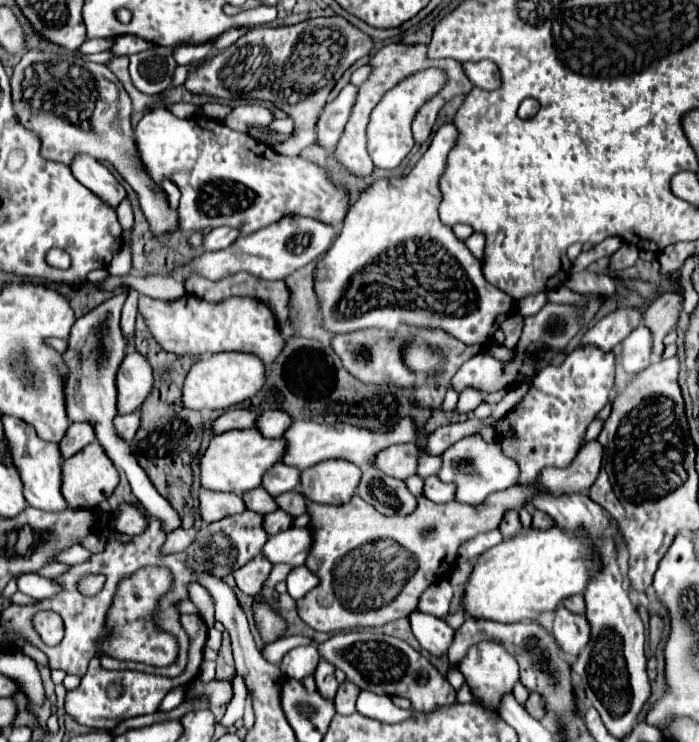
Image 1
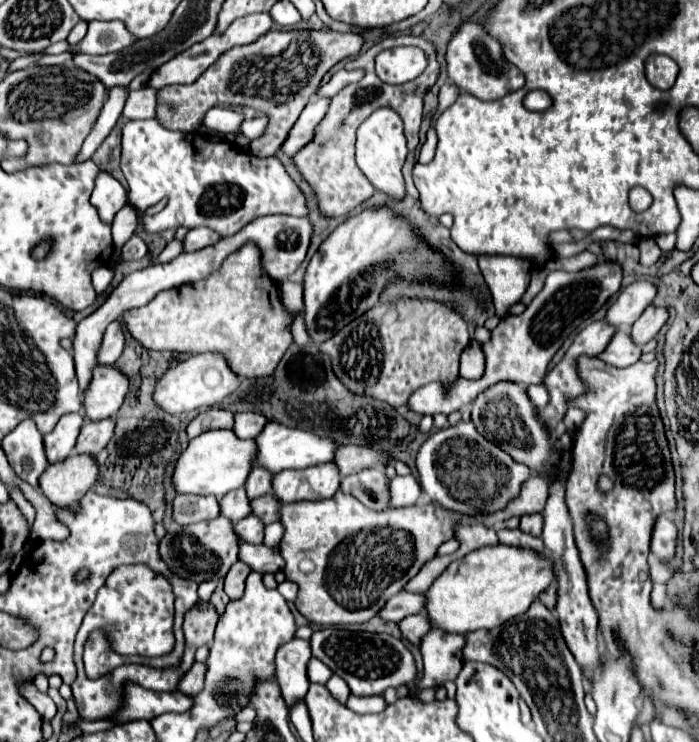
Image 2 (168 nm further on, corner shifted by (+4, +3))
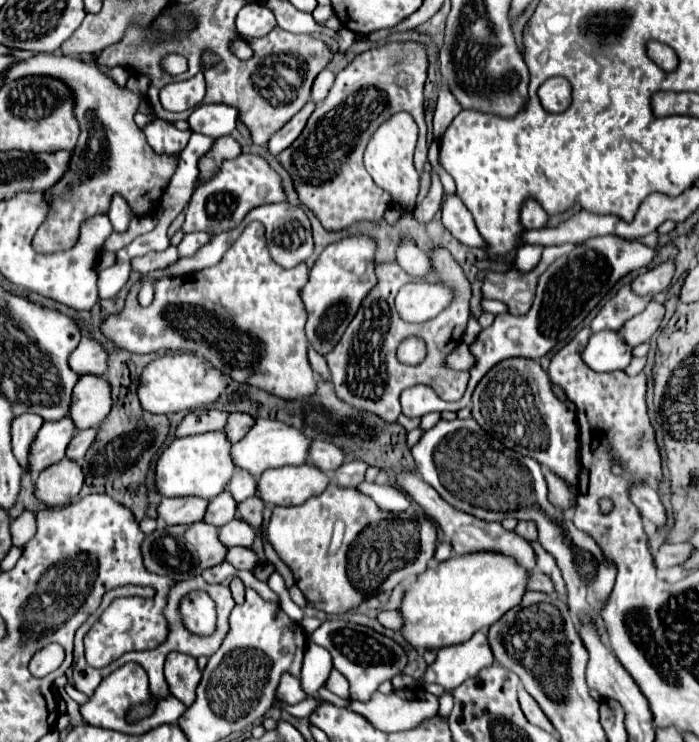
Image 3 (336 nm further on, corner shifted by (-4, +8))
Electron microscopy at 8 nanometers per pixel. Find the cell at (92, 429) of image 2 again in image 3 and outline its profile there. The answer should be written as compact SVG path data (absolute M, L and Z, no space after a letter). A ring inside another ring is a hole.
M88 428L88 430L82 430L82 432L76 432L66 448L66 456L74 462L80 462L88 450L88 446L94 442L96 438L96 428Z

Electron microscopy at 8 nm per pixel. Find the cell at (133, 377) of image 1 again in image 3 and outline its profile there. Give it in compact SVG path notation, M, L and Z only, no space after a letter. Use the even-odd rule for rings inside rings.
M84 376L76 382L72 392L72 404L68 416L76 430L96 428L108 416L112 408L112 396L108 390L108 382L104 378Z

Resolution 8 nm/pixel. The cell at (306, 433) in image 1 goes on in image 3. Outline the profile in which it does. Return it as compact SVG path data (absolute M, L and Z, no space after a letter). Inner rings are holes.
M260 418L254 422L250 432L240 442L232 444L230 458L236 468L242 468L242 470L250 472L254 478L258 478L264 470L270 470L270 468L280 468L280 466L288 466L288 464L294 464L294 466L304 464L310 442L312 440L304 438L304 434L300 434L300 430L286 426L284 422Z

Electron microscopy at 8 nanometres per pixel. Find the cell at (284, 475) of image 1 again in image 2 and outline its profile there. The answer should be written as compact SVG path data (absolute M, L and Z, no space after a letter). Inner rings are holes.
M256 465L256 467L252 469L252 475L248 477L248 483L246 483L248 499L256 499L256 497L268 493L268 491L272 489L272 477L274 477L272 471Z

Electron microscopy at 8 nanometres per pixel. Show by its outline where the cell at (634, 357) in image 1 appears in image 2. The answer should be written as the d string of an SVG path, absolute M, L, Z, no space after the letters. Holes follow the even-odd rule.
M618 329L612 337L612 345L608 345L602 353L600 359L612 367L628 367L636 363L642 355L642 349L632 341L628 329Z

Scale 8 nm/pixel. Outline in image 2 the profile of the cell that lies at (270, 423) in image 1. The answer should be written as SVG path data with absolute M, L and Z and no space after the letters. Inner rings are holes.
M236 413L236 417L234 417L234 433L240 439L254 439L254 437L258 437L262 433L266 423L268 423L268 419L264 415Z

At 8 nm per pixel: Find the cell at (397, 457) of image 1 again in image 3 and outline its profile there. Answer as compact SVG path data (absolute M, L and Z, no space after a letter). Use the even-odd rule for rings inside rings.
M312 440L308 448L308 464L330 474L342 462L344 462L344 452L338 450L338 446L332 446L330 442L322 442L322 440Z

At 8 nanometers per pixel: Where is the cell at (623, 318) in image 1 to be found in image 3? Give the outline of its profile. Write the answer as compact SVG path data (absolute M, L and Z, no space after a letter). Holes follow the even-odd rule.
M670 258L670 260L646 270L646 272L638 274L632 280L632 288L638 290L638 294L648 294L648 292L658 294L658 292L668 288L668 284L670 284L670 280L674 276L674 270L676 270L676 266L674 266L674 260Z

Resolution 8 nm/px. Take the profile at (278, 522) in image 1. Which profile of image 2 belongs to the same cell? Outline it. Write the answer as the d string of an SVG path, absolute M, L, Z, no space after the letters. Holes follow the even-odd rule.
M248 515L248 519L236 523L236 533L248 543L260 543L264 539L264 523L256 515Z

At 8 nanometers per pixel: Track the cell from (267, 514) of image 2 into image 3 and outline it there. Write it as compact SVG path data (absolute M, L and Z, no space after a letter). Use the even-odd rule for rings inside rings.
M256 496L244 500L236 506L236 516L244 518L244 522L248 522L256 532L262 526L262 514L264 514L264 502L260 502L260 498L256 498Z

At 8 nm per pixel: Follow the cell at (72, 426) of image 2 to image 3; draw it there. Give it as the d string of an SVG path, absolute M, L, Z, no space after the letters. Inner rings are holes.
M70 418L44 422L30 444L28 474L36 476L44 468L60 462L66 456L64 452L66 452L66 446L68 446L74 432L76 430L74 430Z

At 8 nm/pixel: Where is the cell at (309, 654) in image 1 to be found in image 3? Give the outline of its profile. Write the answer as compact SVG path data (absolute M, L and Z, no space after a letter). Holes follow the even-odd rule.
M284 674L280 684L278 684L278 690L276 690L276 700L278 702L284 702L284 704L298 704L306 698L306 694L302 692L302 686L300 686L300 680L290 676L290 674Z

